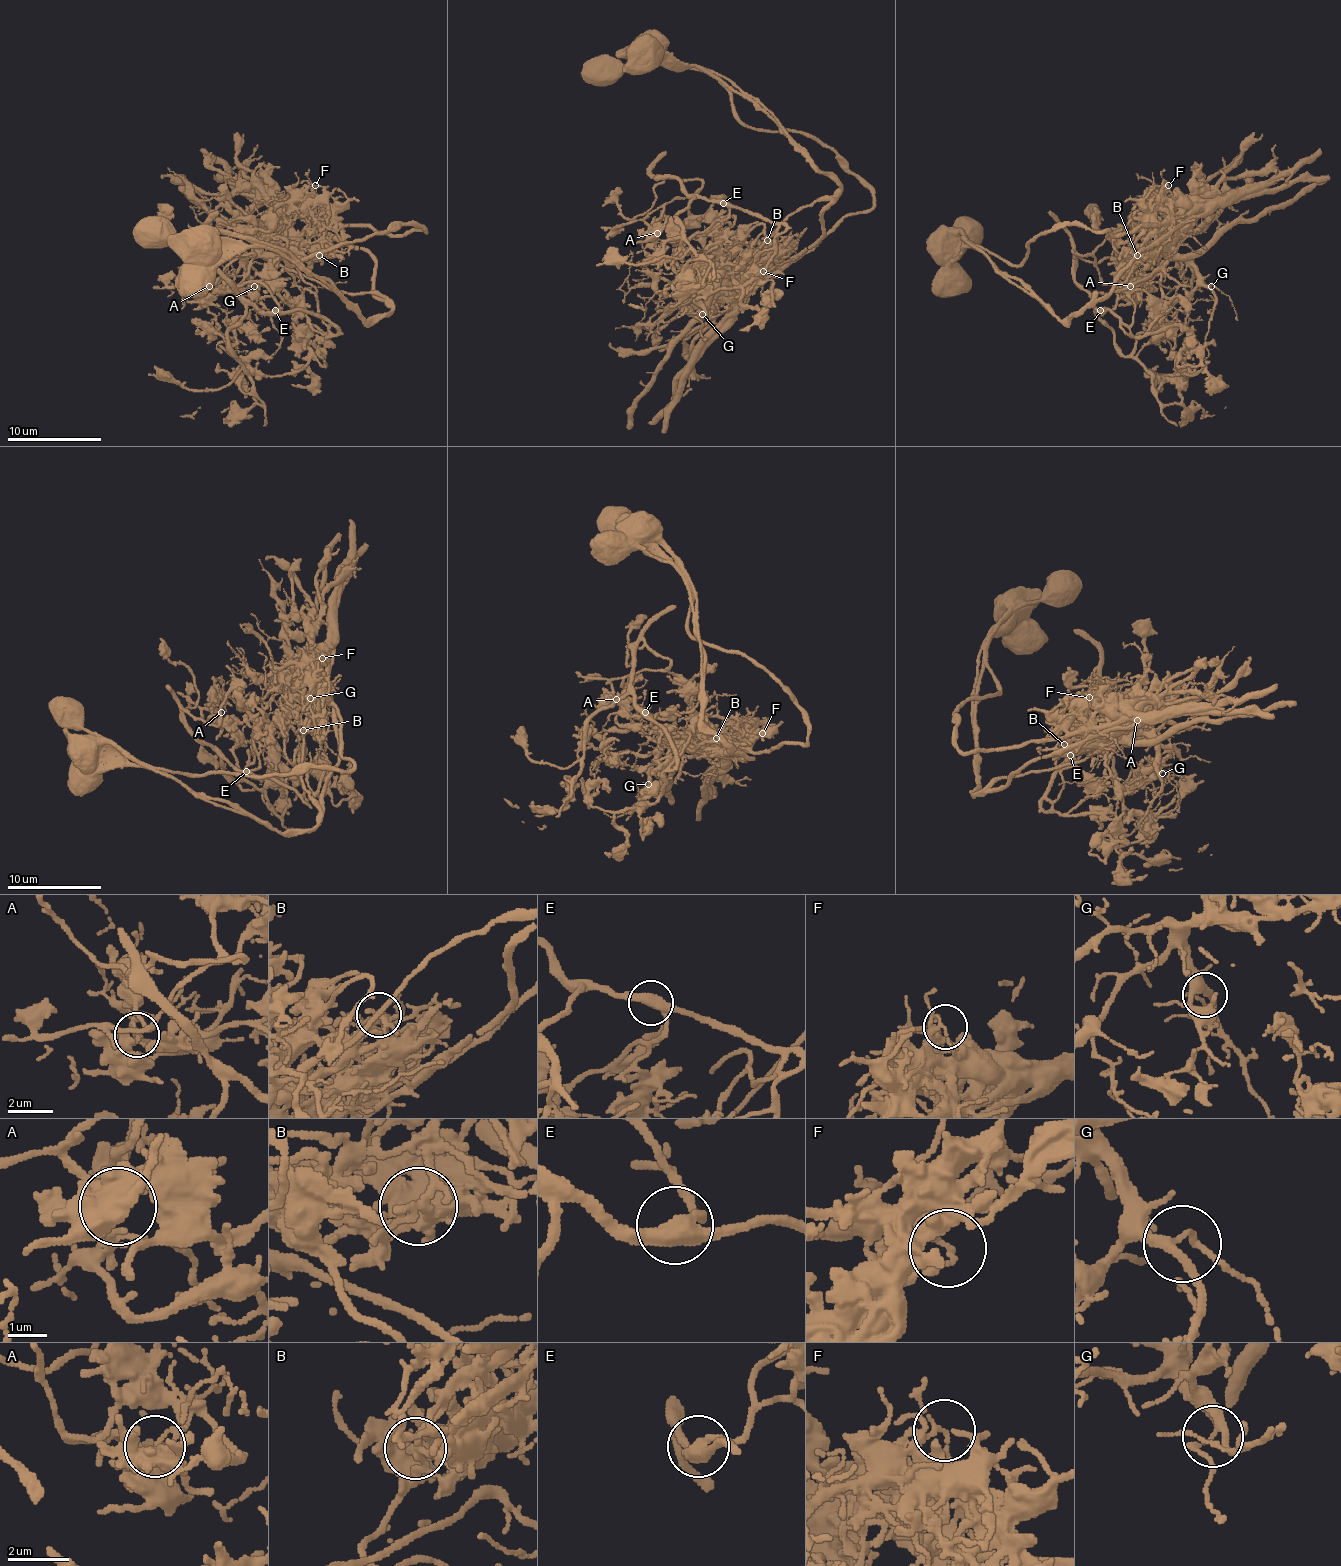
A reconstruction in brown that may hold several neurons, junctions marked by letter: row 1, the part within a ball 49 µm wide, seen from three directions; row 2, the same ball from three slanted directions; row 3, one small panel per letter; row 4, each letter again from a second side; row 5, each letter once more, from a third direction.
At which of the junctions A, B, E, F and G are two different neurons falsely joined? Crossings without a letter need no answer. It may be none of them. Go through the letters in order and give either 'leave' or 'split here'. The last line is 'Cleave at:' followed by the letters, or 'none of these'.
A: split here
B: split here
E: leave
F: split here
G: leave
Cleave at: A, B, F

